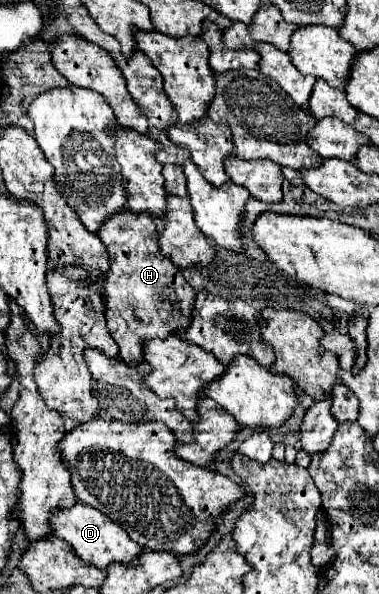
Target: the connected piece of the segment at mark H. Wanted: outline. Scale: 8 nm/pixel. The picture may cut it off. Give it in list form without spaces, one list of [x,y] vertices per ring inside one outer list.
[[[128,209],[118,211],[104,219],[98,237],[110,255],[110,269],[100,275],[108,329],[120,347],[122,359],[126,359],[126,363],[136,363],[142,359],[144,339],[168,337],[168,333],[176,333],[188,325],[196,293],[170,257],[160,253],[158,231],[148,213],[132,213]]]

